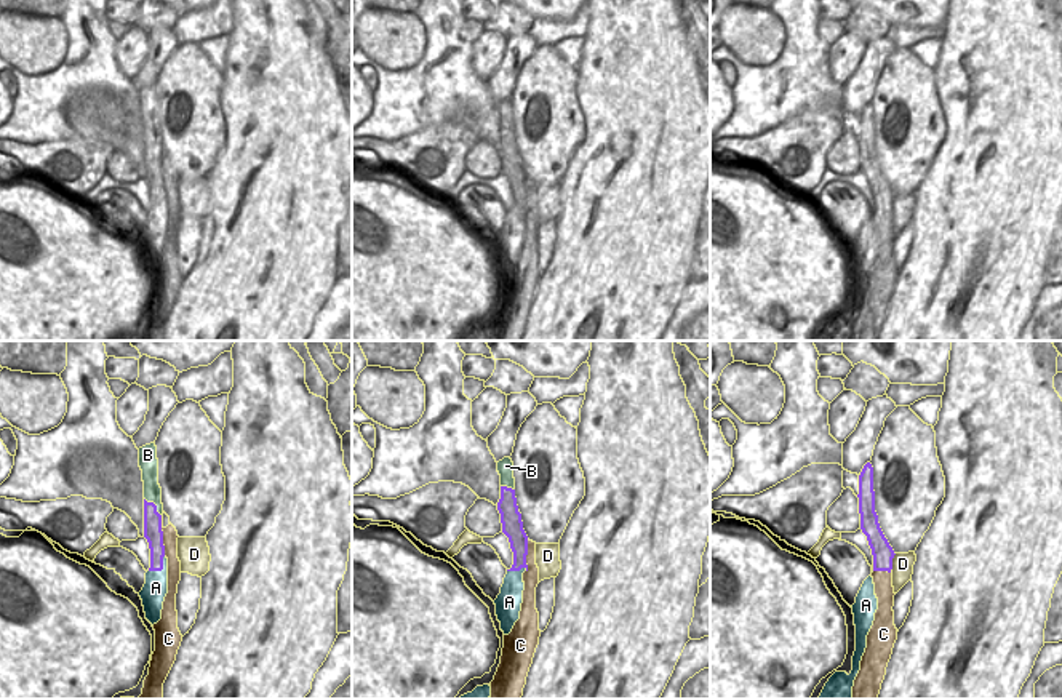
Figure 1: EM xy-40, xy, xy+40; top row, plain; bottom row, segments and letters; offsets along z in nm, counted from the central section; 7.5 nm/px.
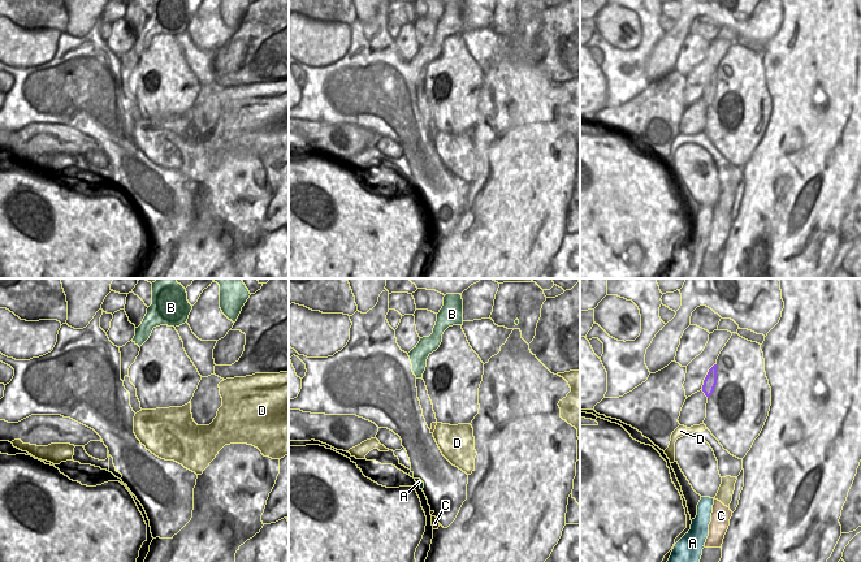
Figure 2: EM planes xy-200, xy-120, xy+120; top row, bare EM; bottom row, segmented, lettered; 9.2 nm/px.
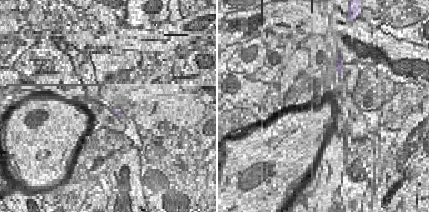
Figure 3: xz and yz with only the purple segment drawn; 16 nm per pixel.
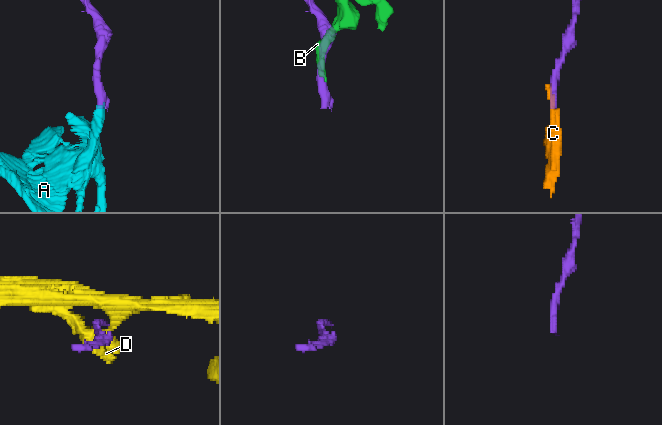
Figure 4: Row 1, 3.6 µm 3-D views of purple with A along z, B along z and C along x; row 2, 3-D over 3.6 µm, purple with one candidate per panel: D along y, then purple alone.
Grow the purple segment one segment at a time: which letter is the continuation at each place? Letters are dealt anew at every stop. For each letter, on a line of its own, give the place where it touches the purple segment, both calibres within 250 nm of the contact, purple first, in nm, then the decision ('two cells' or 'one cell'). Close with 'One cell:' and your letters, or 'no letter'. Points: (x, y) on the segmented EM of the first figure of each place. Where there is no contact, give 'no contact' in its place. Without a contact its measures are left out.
A: xy-40 (162, 568) | 130/180 nm | two cells
B: xy-40 (155, 506) | 140/140 nm | two cells
C: xy-40 (162, 536) | 140/120 nm | one cell
D: xy+40 (891, 562) | 160/170 nm | two cells
One cell: C

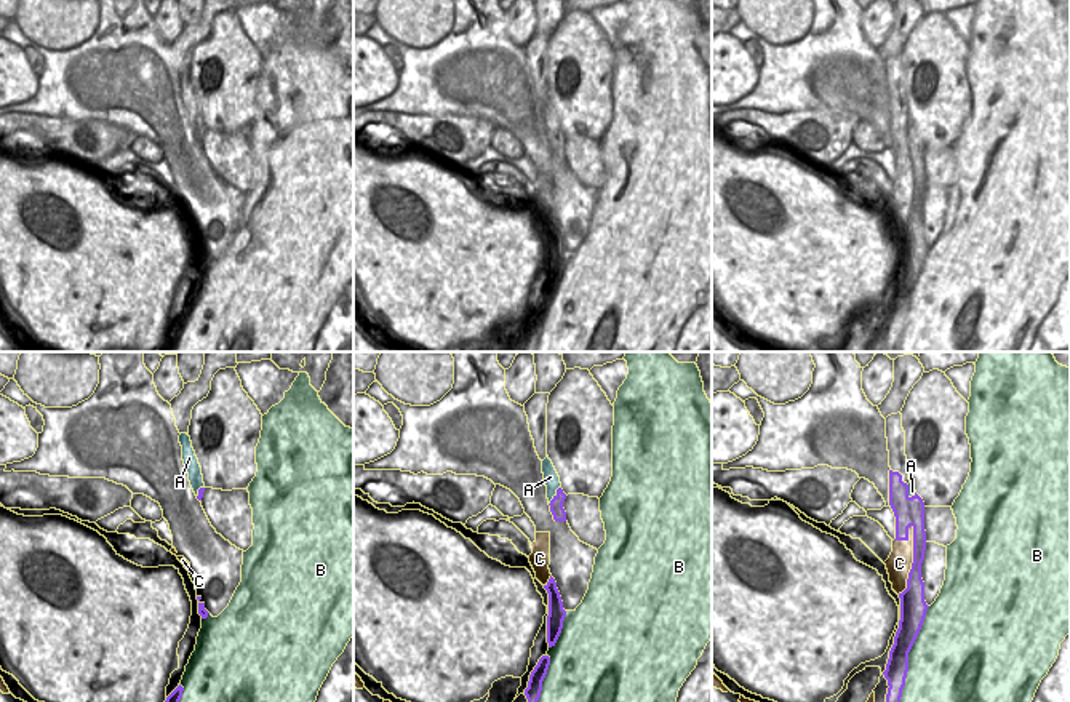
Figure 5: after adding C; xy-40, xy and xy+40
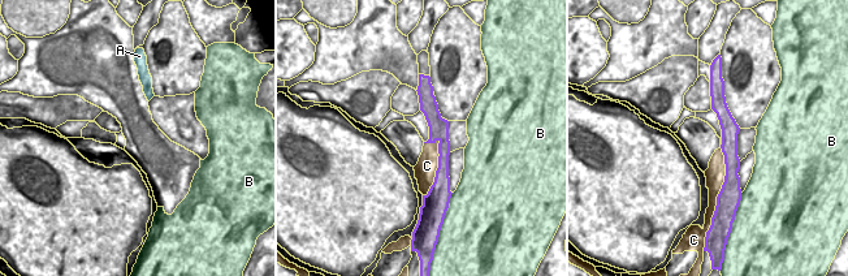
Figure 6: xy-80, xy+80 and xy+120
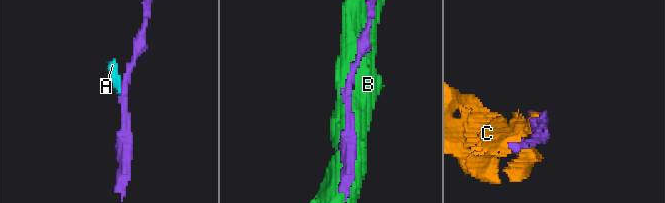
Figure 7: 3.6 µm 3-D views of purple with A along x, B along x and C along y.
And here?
A: xy (555, 496) | 100/120 nm | two cells
B: xy+40 (907, 654) | 170/480 nm | two cells
C: xy+40 (914, 560) | 140/190 nm | two cells
One cell: no letter

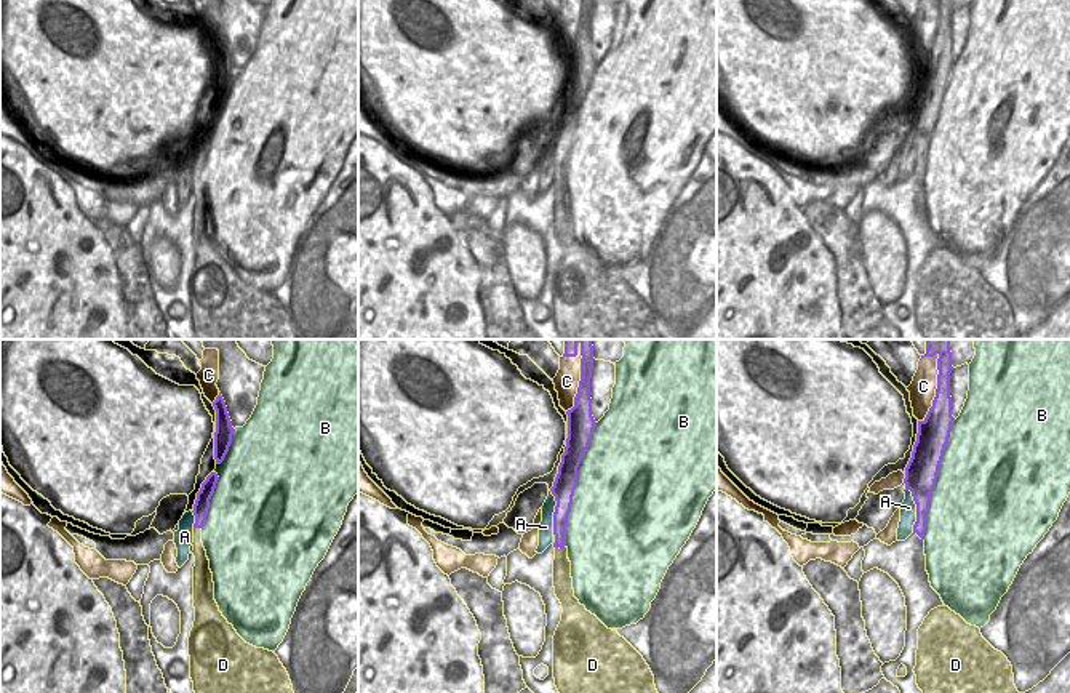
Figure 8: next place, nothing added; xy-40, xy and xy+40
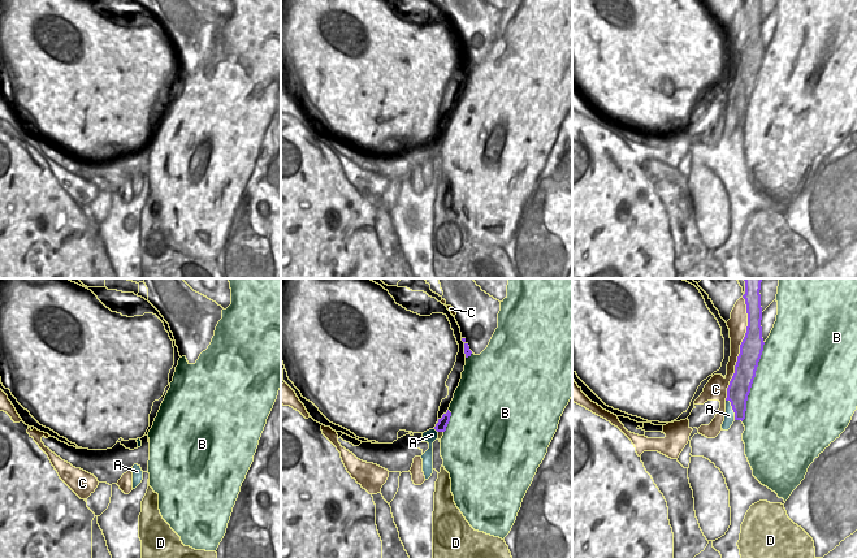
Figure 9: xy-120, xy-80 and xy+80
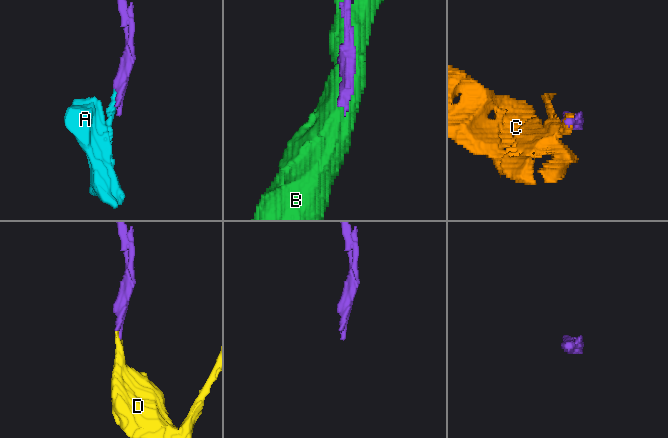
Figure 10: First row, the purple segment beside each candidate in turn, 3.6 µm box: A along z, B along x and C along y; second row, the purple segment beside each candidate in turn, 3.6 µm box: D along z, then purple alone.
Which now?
A: xy+40 (917, 509) | 240/120 nm | one cell
B: xy (576, 484) | 170/480 nm | two cells
C: xy (581, 376) | 140/190 nm | two cells
D: xy (560, 548) | 120/140 nm | two cells
One cell: A

